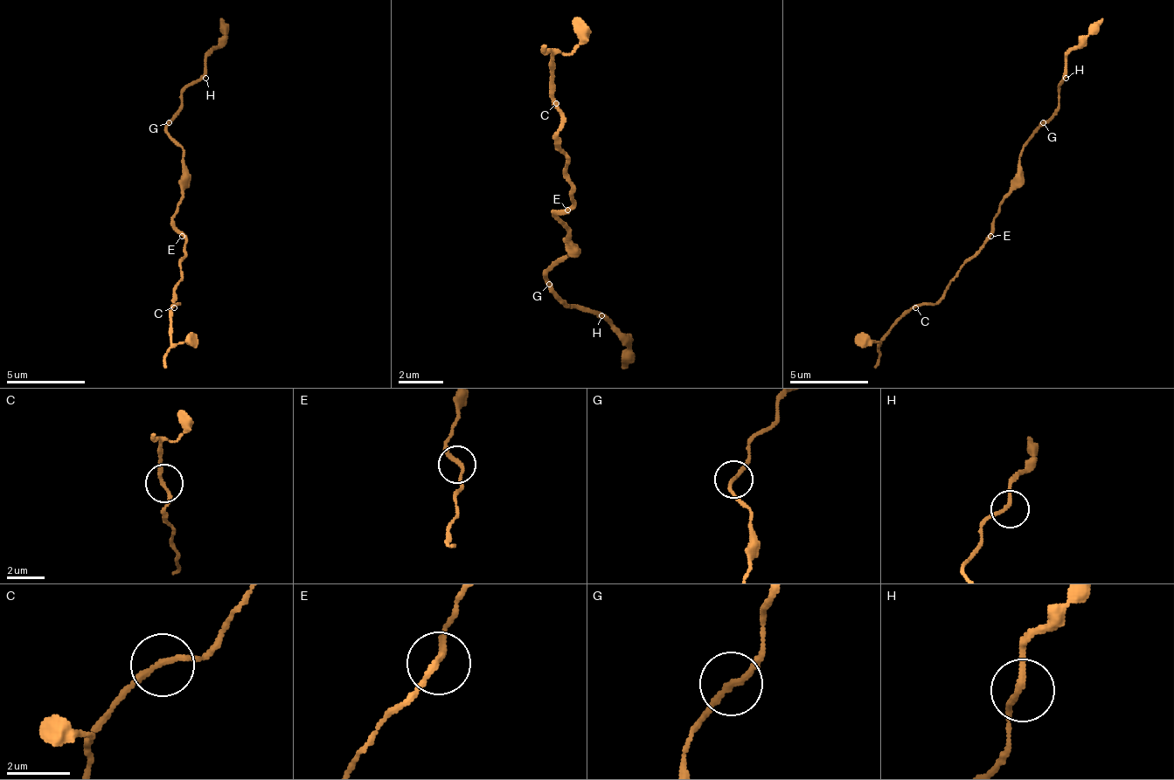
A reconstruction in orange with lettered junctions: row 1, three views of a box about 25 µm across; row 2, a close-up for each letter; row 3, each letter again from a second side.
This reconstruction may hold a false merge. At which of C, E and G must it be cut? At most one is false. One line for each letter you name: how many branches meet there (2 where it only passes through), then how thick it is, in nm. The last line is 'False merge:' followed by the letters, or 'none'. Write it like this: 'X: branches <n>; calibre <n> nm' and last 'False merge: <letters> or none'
False merge: none

